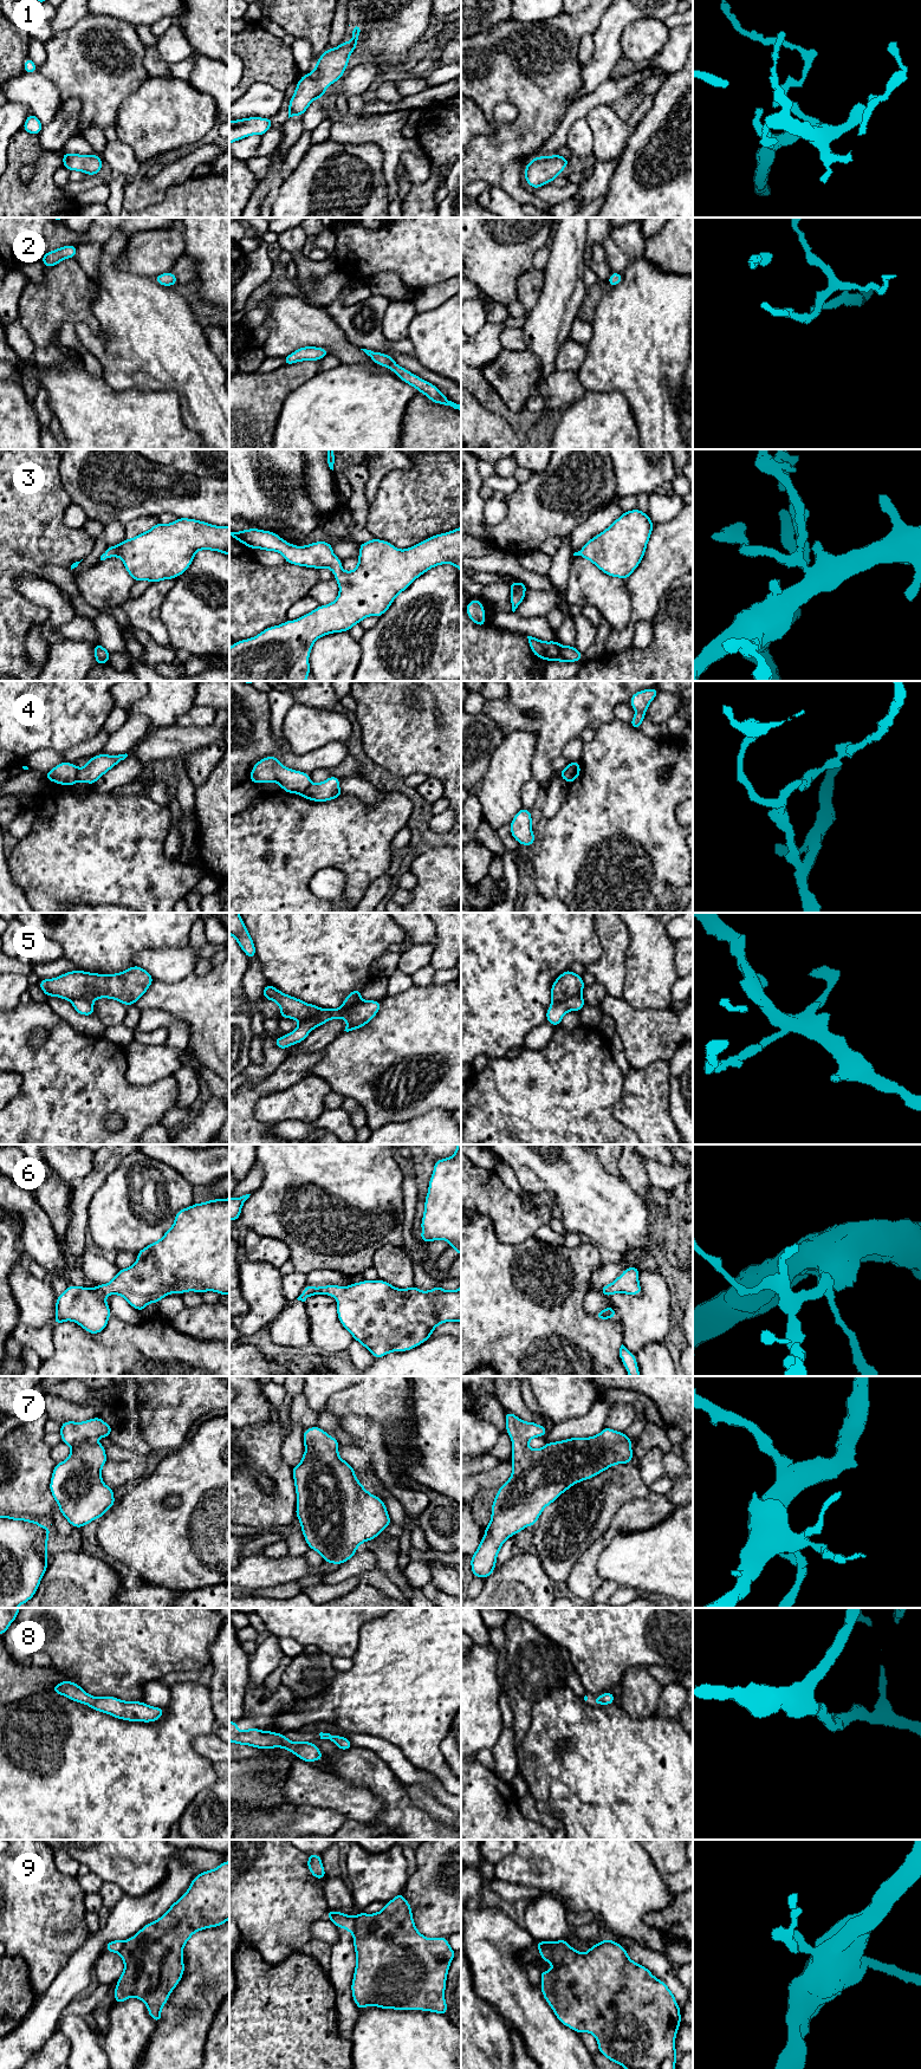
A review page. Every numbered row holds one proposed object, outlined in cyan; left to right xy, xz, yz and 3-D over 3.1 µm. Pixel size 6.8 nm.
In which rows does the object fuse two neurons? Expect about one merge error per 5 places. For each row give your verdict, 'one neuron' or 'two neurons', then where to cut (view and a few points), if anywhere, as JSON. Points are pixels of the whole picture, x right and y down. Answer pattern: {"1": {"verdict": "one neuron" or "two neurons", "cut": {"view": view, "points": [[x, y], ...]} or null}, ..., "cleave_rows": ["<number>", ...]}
{"1": {"verdict": "one neuron", "cut": null}, "2": {"verdict": "one neuron", "cut": null}, "3": {"verdict": "one neuron", "cut": null}, "4": {"verdict": "two neurons", "cut": {"view": "xy", "points": [[78, 769], [76, 780]]}}, "5": {"verdict": "two neurons", "cut": {"view": "yz", "points": [[581, 992], [562, 1001], [552, 1003]]}}, "6": {"verdict": "one neuron", "cut": null}, "7": {"verdict": "one neuron", "cut": null}, "8": {"verdict": "one neuron", "cut": null}, "9": {"verdict": "two neurons", "cut": {"view": "yz", "points": [[553, 1943], [539, 1947]]}}, "cleave_rows": ["4", "5", "9"]}

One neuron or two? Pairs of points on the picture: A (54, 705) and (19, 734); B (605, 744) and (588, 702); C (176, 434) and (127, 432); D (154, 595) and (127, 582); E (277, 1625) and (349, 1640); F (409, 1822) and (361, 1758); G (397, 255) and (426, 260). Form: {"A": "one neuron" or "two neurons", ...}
{"A": "one neuron", "B": "two neurons", "C": "one neuron", "D": "two neurons", "E": "one neuron", "F": "one neuron", "G": "one neuron"}

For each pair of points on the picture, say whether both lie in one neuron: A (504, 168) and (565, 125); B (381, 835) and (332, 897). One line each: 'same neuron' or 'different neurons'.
A: different neurons
B: different neurons

